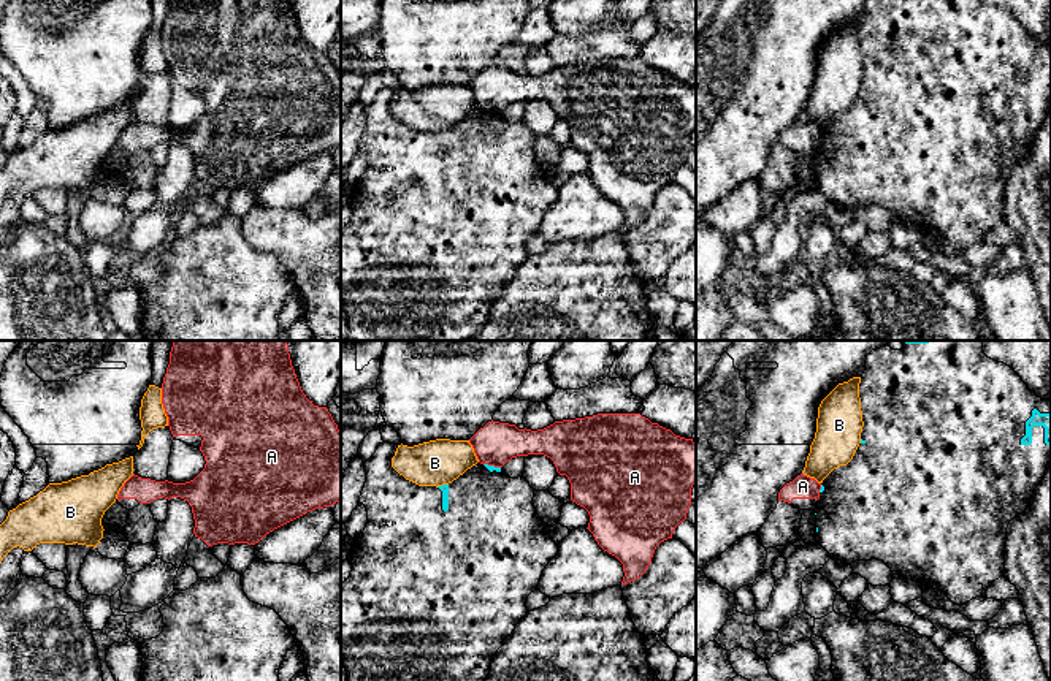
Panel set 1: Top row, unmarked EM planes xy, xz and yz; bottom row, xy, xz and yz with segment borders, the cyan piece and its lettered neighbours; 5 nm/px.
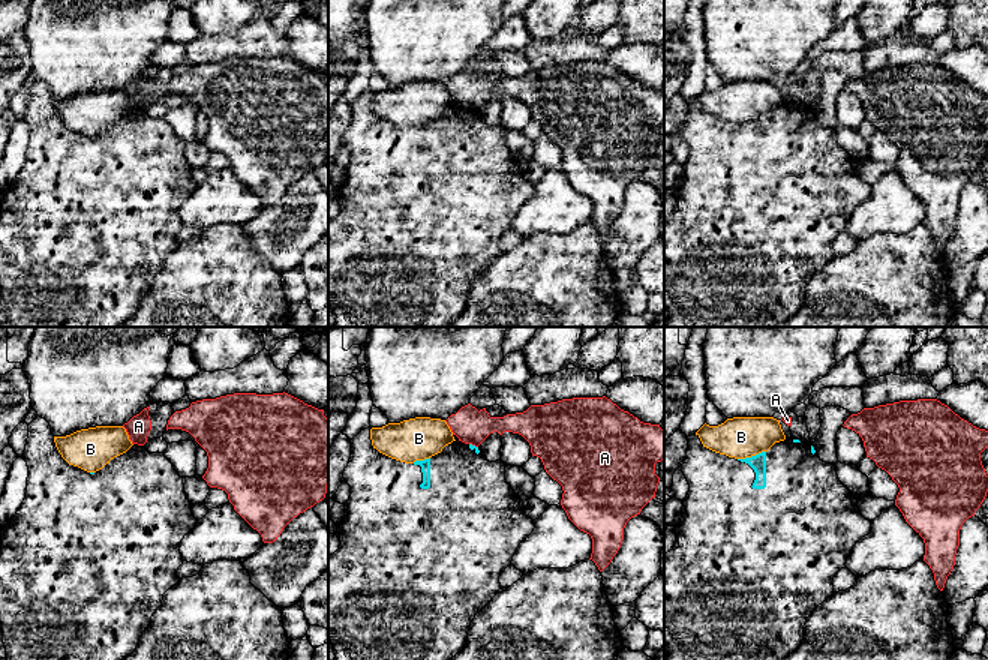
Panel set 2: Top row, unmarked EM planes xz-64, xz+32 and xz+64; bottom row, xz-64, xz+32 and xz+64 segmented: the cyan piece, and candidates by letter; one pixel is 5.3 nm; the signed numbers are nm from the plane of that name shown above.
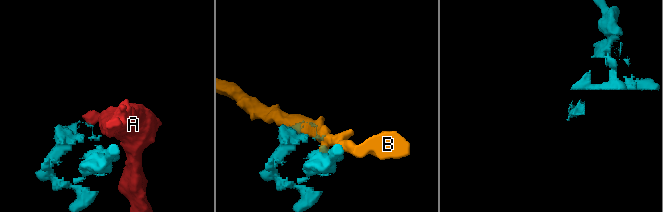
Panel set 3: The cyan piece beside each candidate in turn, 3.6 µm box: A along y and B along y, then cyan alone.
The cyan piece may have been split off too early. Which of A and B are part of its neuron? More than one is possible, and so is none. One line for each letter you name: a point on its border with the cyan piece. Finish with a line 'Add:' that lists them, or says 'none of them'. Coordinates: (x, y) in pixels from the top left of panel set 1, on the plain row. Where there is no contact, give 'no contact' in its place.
Add: none of them

